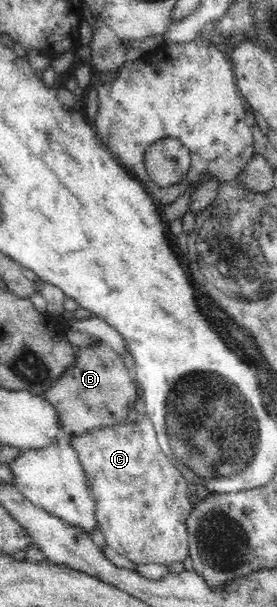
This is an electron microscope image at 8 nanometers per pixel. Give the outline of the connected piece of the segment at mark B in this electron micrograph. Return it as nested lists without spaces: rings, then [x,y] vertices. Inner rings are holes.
[[[96,341],[91,347],[79,348],[74,365],[70,365],[42,395],[56,408],[63,434],[73,437],[124,422],[140,393],[140,387],[130,378],[122,356]]]

